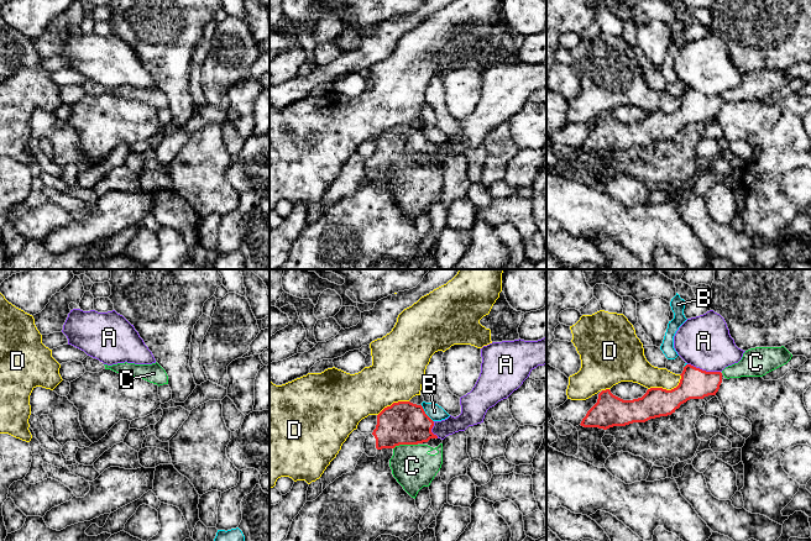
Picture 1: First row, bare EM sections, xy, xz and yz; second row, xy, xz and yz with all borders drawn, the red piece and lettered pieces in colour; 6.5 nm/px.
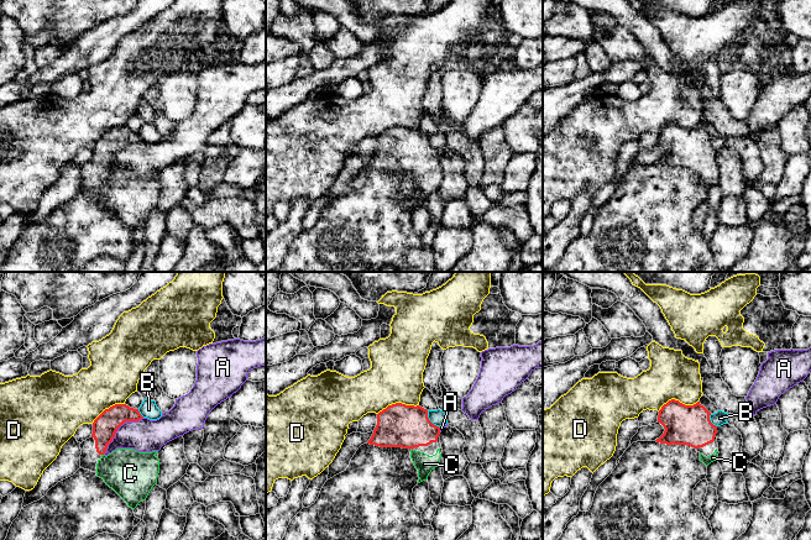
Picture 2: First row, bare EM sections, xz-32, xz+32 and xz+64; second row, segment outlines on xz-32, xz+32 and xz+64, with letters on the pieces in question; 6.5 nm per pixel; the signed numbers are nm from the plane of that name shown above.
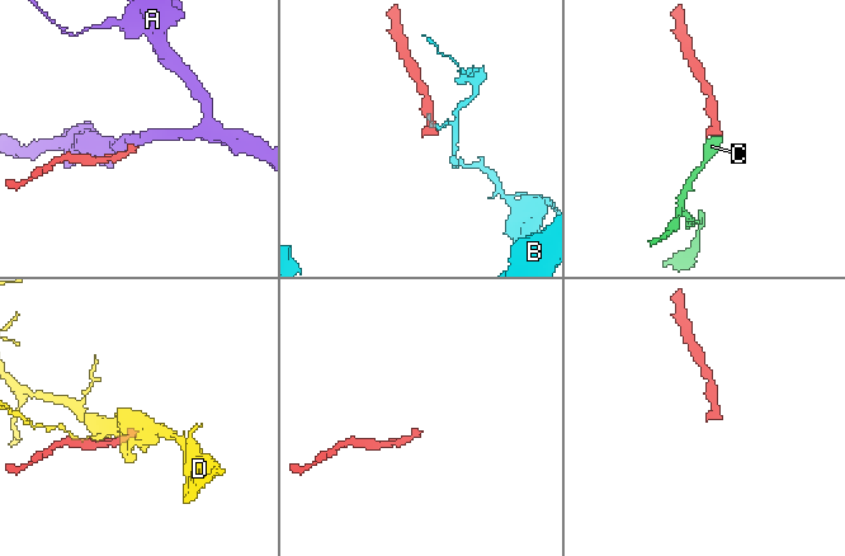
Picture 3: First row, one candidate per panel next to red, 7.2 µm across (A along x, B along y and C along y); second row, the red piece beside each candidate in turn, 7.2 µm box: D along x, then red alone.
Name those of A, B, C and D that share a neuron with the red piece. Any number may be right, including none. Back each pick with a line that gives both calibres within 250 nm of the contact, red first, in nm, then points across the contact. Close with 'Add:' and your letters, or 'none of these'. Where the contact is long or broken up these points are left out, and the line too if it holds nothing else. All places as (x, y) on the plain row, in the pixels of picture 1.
C: calibres 280 and 280 nm; way xz (403, 146), (404, 167), (412, 189)
Add: C

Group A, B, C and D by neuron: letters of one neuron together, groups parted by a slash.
A / B / C / D

